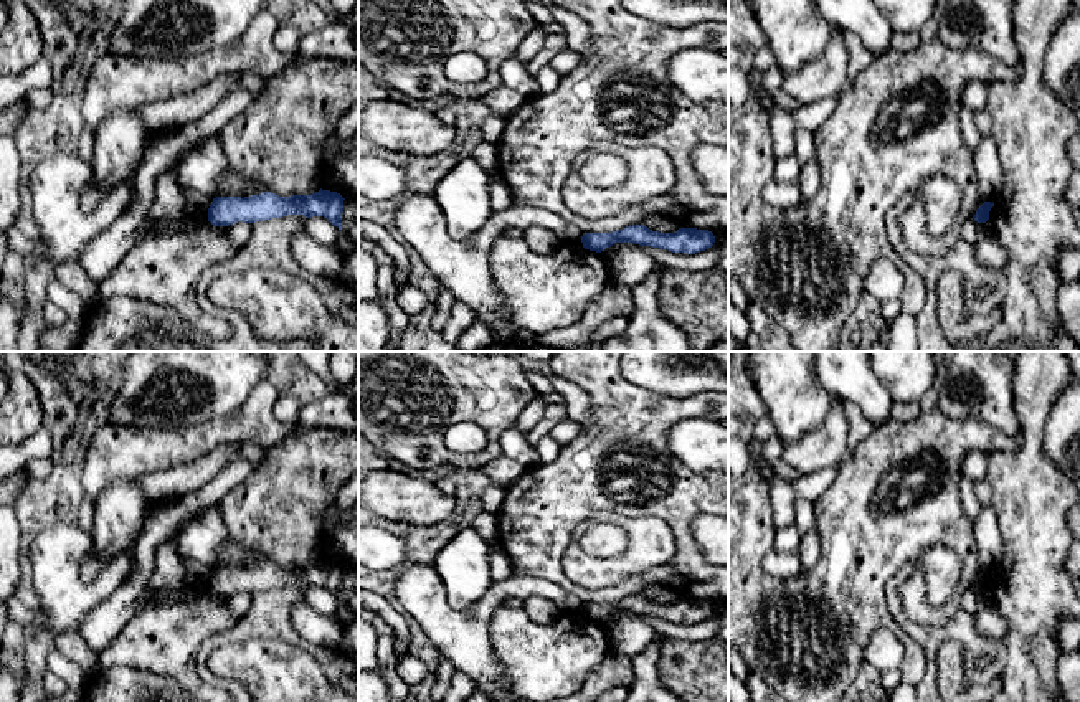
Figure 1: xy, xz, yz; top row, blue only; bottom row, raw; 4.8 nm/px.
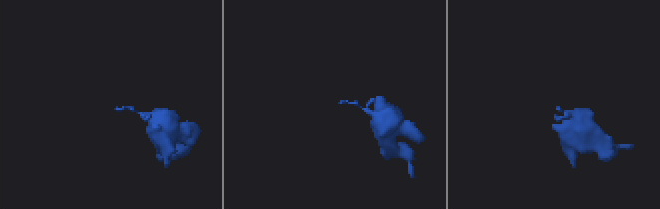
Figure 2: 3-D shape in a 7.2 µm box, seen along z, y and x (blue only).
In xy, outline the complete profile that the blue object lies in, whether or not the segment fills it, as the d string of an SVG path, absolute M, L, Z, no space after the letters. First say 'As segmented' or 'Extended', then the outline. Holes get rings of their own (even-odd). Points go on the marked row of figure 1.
As segmented. M319 190L312 195L279 197L264 192L251 197L216 197L208 208L213 226L230 226L238 221L256 223L287 215L306 218L324 216L342 231L343 197L337 192Z

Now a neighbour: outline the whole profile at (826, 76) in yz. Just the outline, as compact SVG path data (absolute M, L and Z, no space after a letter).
M837 30L817 59L798 73L784 76L781 91L799 106L817 102L841 94L847 88L847 68L849 51L844 43L844 31Z

